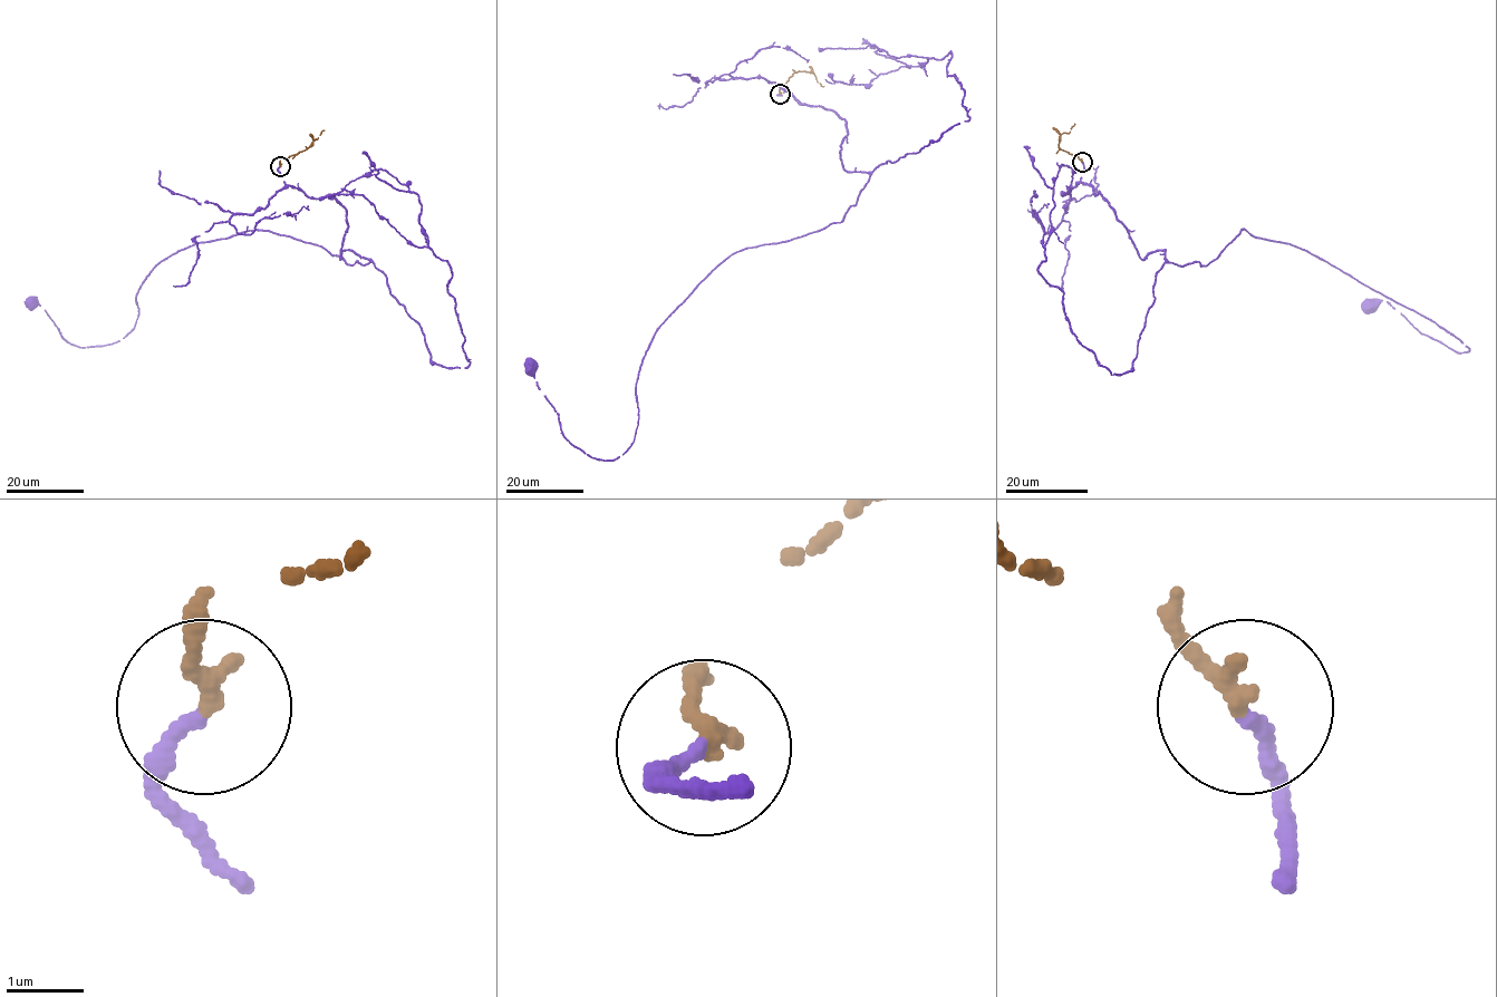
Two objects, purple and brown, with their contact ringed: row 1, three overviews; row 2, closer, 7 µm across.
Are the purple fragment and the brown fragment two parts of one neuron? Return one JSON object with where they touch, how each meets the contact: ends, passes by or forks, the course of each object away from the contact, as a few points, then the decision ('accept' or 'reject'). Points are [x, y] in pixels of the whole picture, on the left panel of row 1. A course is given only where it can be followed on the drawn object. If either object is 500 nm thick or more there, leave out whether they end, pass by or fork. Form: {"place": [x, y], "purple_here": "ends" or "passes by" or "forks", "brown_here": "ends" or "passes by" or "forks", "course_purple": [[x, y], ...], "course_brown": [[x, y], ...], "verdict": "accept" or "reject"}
{"place": [280, 166], "purple_here": "ends", "brown_here": "ends", "course_purple": [[280, 166], [346, 211], [340, 258], [369, 261], [268, 231], [199, 242], [106, 345], [31, 303]], "course_brown": [[280, 166], [280, 162], [306, 149], [324, 131]], "verdict": "accept"}

